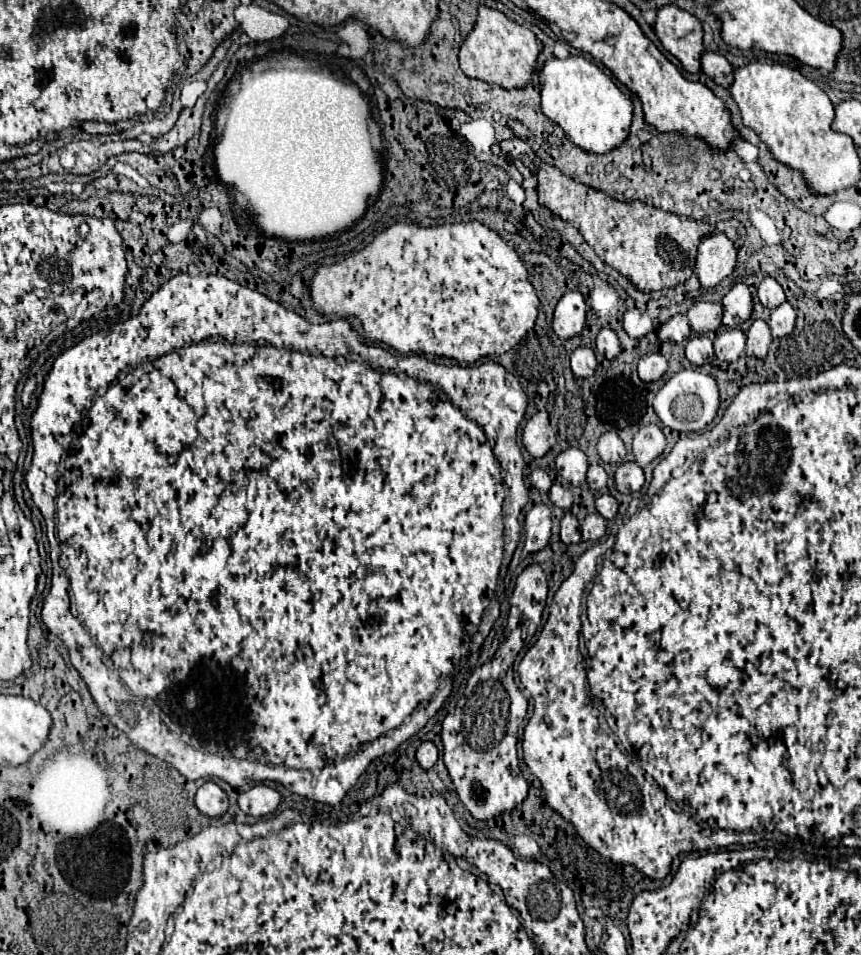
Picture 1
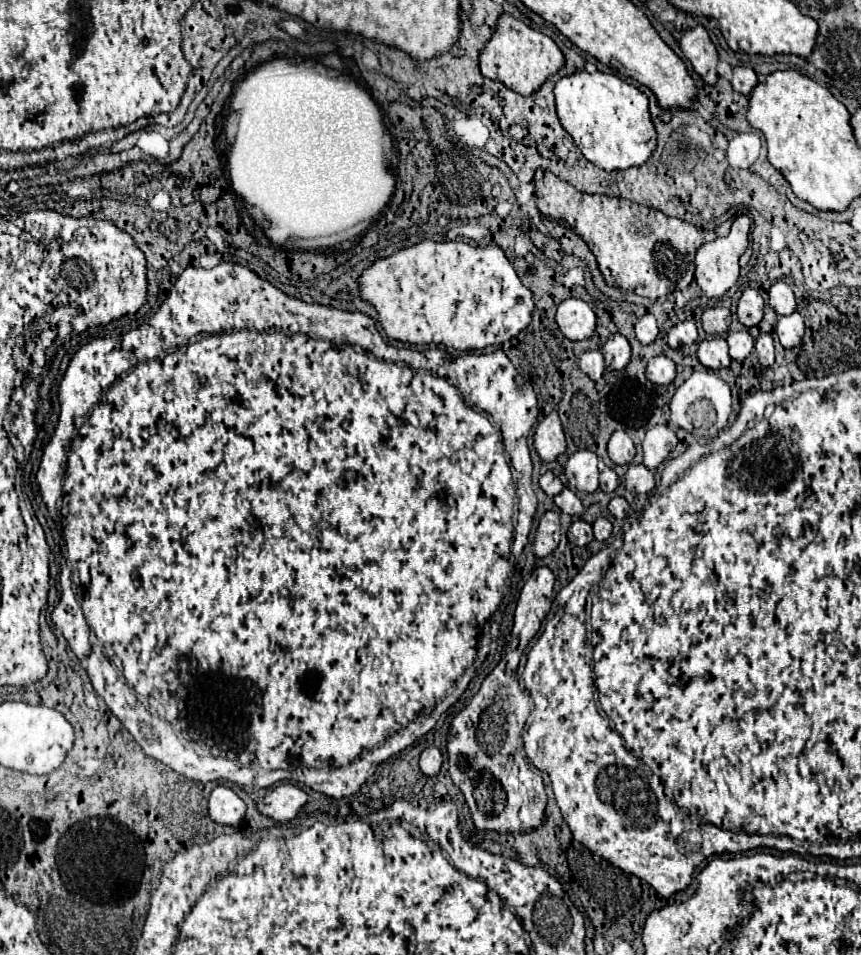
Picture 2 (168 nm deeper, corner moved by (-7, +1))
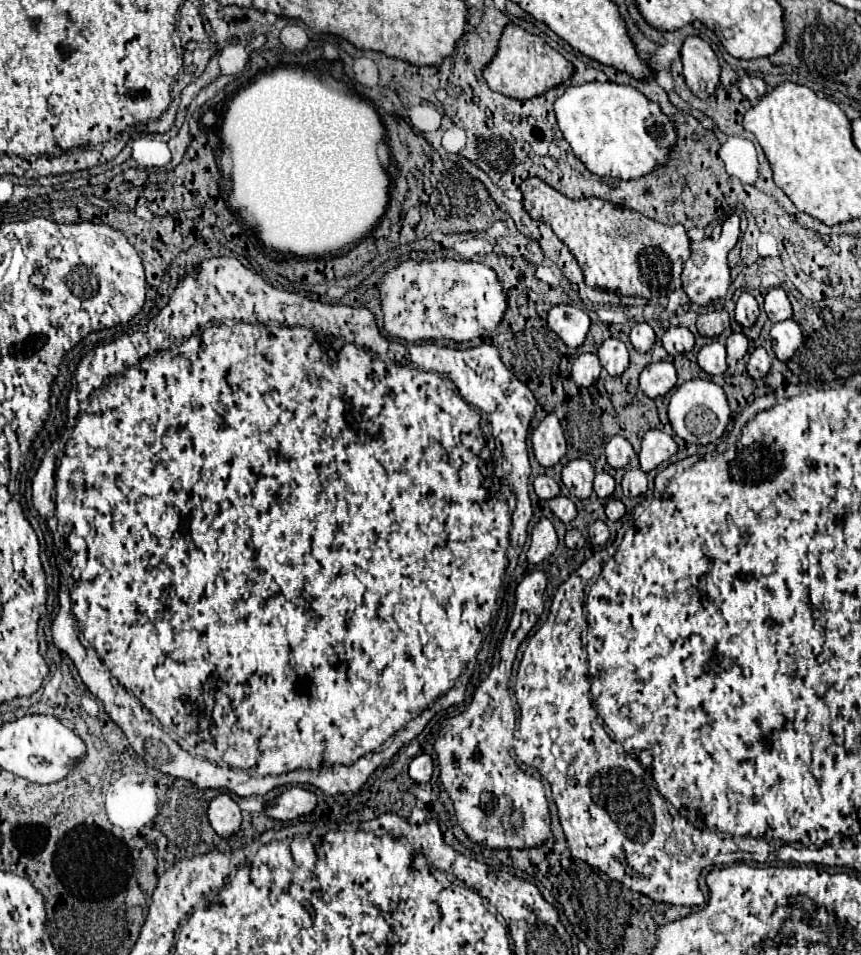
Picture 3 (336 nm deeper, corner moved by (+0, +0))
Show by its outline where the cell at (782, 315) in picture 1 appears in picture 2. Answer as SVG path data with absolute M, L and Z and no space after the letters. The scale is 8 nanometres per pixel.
M796 311L788 317L780 317L778 319L778 327L776 327L776 335L780 339L780 345L784 349L792 349L798 347L802 337L804 337L804 321L802 315Z

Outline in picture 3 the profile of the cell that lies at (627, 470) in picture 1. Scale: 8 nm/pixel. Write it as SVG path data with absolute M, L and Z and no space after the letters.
M627 470L623 476L623 494L633 498L647 492L647 474L643 470Z

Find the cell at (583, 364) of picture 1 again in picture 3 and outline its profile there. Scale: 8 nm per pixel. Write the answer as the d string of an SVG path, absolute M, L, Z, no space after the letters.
M579 354L573 360L571 376L579 386L591 386L599 378L599 372L601 372L601 362L597 354Z

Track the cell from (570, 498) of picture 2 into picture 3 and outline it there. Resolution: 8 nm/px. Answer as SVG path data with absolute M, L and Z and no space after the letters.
M555 496L555 498L551 498L549 500L549 508L565 524L569 524L577 516L577 508L575 508L575 504L567 496Z

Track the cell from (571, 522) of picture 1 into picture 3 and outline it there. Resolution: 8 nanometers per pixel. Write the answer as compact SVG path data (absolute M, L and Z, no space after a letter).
M569 528L567 534L565 534L565 544L567 544L567 548L583 548L585 538L583 538L583 534L579 530Z

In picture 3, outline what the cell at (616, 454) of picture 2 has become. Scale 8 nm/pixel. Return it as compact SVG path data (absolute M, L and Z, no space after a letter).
M613 436L607 446L605 446L605 456L609 466L613 468L625 468L629 464L629 460L633 458L633 448L629 444L627 438L623 436Z

